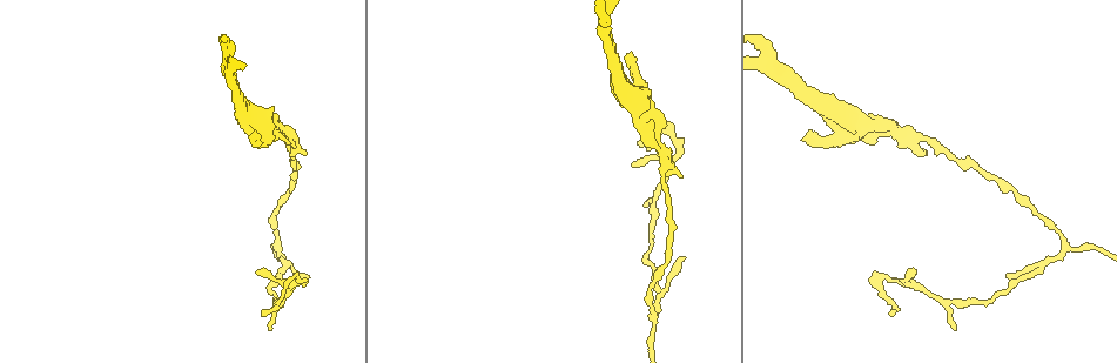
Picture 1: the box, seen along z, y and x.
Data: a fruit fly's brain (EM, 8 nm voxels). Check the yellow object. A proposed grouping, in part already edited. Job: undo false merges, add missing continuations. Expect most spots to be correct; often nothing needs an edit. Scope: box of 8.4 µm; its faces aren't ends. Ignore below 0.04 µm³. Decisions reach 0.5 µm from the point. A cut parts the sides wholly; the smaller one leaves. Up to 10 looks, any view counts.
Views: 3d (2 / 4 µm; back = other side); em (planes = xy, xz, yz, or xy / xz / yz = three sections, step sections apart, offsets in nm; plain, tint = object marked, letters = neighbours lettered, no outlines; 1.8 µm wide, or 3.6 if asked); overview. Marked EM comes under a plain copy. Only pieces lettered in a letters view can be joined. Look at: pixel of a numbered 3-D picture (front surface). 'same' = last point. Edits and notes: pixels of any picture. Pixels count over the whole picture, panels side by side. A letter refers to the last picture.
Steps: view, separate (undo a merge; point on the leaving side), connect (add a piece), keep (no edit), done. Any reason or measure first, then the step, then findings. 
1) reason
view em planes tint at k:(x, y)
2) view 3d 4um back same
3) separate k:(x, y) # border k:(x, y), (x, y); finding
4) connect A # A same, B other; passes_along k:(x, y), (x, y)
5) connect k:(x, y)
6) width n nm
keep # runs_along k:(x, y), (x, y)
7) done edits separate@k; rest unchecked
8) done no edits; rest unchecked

free end
view 3d 4um at 1:(289, 142)

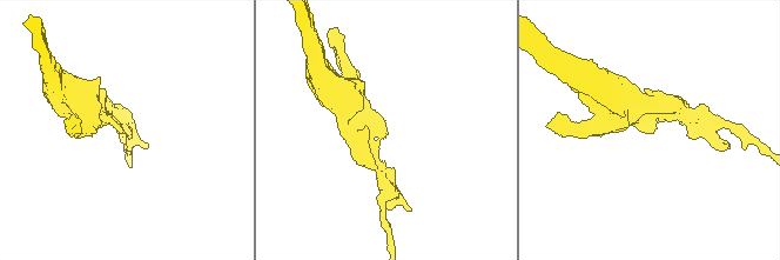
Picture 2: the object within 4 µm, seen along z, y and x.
view em planes letters at 2:(121, 131)

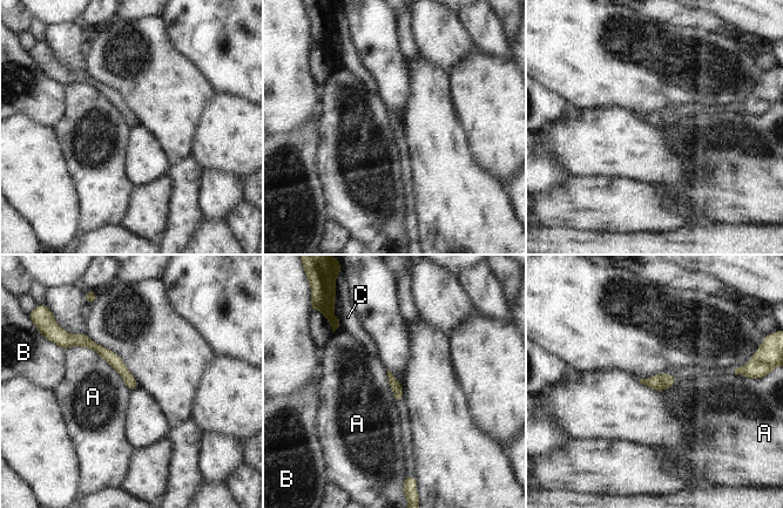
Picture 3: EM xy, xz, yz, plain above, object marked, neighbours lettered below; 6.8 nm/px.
longest_contact A 550 nm
keep # A other, B other, C other; no lettered piece goes on from it

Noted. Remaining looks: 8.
view em 3.6um planes tint at 1:(781, 68)

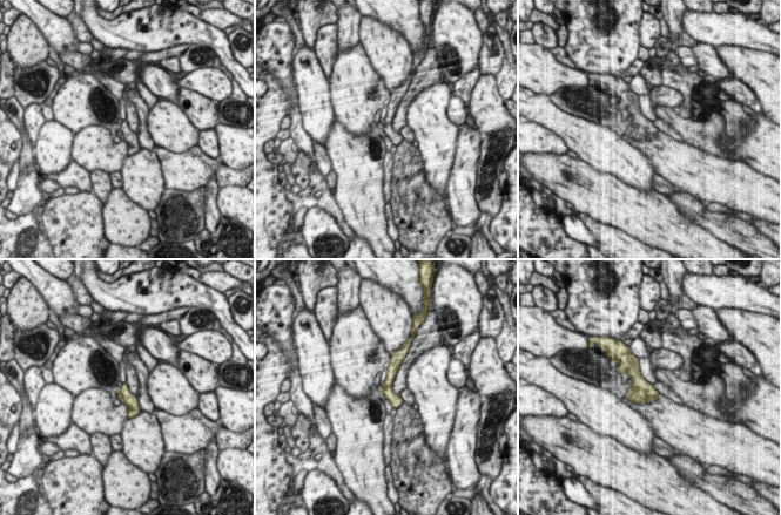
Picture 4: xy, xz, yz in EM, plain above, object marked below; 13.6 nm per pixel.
see the neighbours
view em 3.6um planes letters same

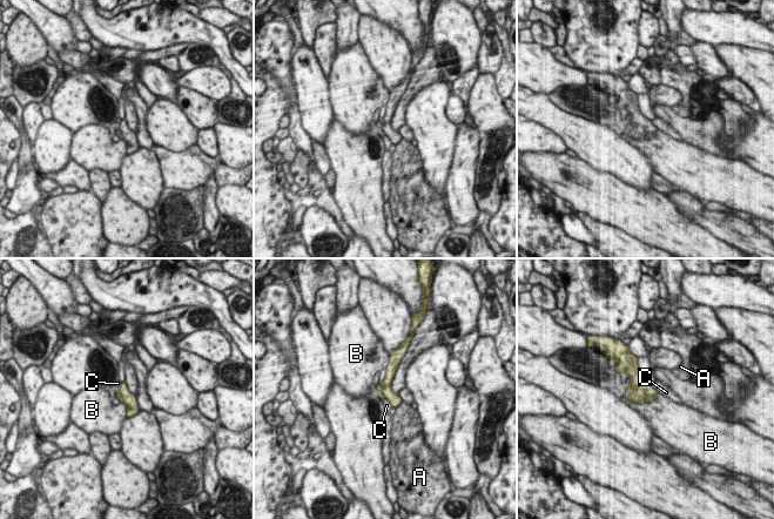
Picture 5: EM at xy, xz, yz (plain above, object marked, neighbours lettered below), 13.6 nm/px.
keep # A other, B other, C other; runs_along 5:(392, 357), (386, 392), (395, 403); one neuron here

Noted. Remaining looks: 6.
branch stops here
view 3d 4um at 1:(254, 138)

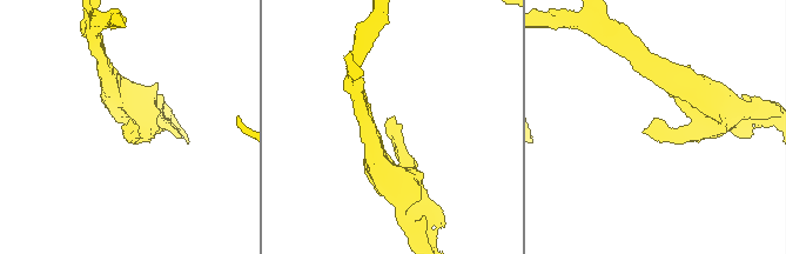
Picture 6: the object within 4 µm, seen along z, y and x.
shape alone is not enough
view em planes letters at 6:(129, 131)

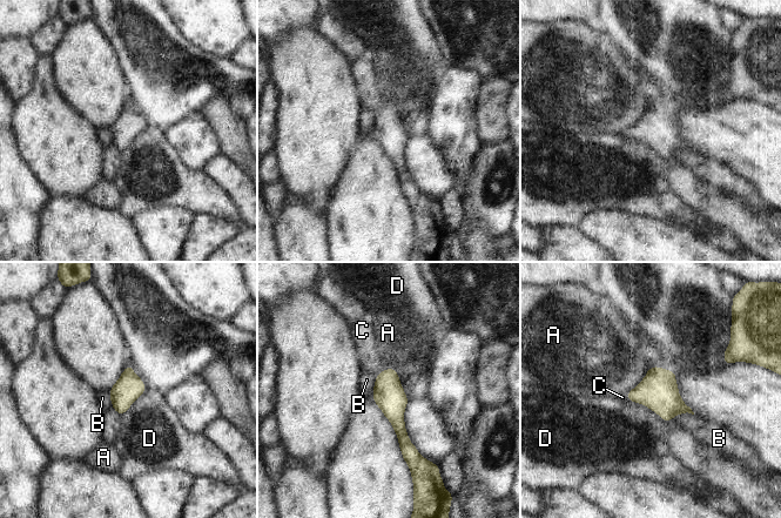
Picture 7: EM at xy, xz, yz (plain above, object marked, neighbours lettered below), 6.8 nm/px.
width 190 nm
keep # A other, B other, C other, D other; runs_along 7:(386, 371), (388, 394), (413, 459); none of them fits

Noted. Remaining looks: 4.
thin end
view em xy step 16 letters at 1:(1005, 274)

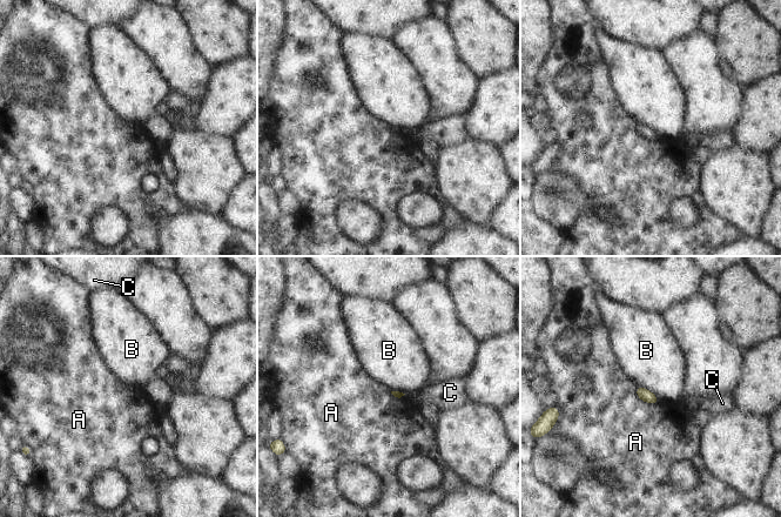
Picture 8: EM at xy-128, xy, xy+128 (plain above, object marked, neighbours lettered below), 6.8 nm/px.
view em planes letters same

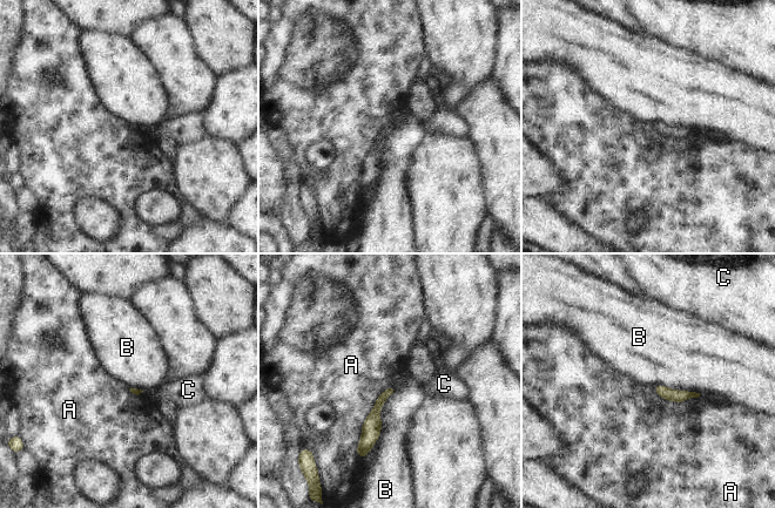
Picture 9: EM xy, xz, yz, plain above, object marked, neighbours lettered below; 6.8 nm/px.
keep # A other, B other, C other; border 9:(391, 387), (378, 440), (363, 459); none of them fits

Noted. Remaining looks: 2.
done no edits; rest unchecked

